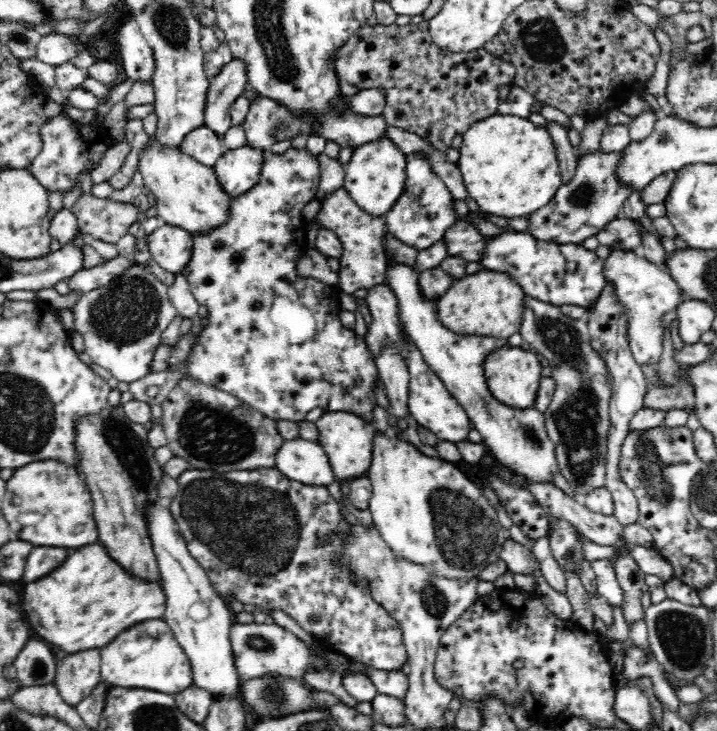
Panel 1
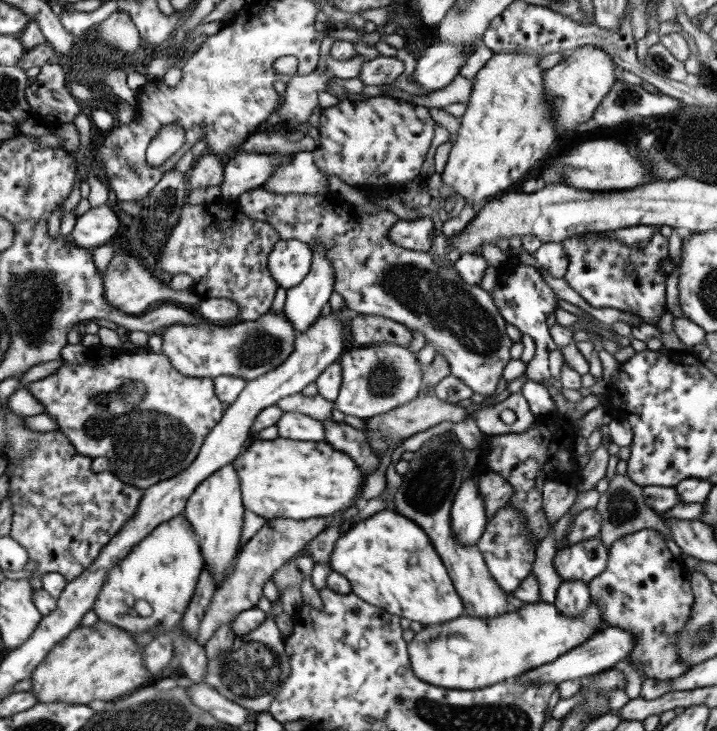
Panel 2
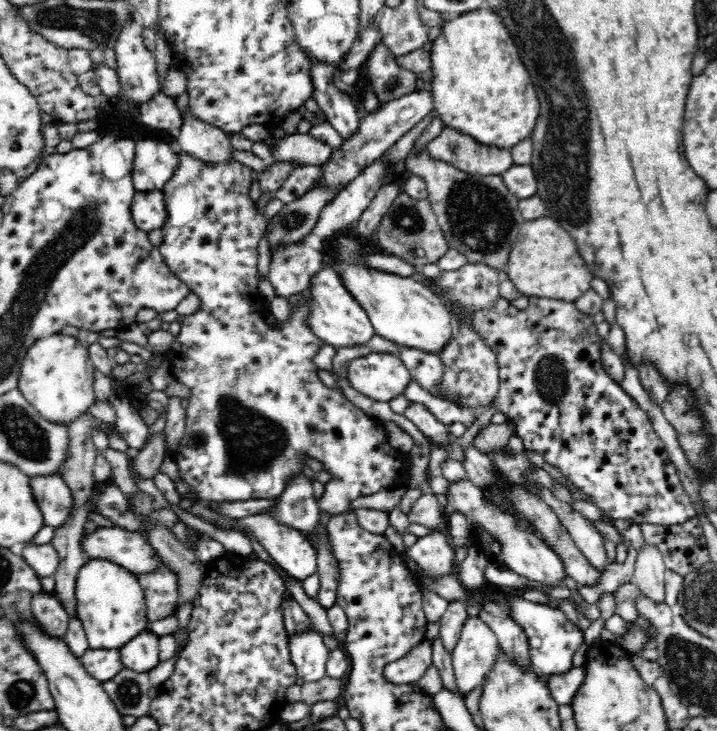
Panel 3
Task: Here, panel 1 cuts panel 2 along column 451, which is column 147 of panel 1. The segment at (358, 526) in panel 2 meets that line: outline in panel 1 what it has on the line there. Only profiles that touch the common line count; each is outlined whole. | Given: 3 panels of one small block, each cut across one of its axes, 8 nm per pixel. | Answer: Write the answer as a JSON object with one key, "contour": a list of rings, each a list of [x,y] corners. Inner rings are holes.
{"contour":[[[100,544],[74,550],[62,566],[38,582],[25,583],[20,592],[22,610],[32,635],[64,653],[104,648],[131,626],[162,619],[166,608],[161,583],[124,570]]]}

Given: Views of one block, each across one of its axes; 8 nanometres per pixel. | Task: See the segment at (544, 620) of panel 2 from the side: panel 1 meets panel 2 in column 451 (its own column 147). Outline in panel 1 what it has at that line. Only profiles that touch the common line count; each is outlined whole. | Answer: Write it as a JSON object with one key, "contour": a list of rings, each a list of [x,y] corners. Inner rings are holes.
{"contour":[[[163,618],[131,626],[99,651],[102,682],[109,688],[138,688],[176,695],[195,685],[190,659]]]}

